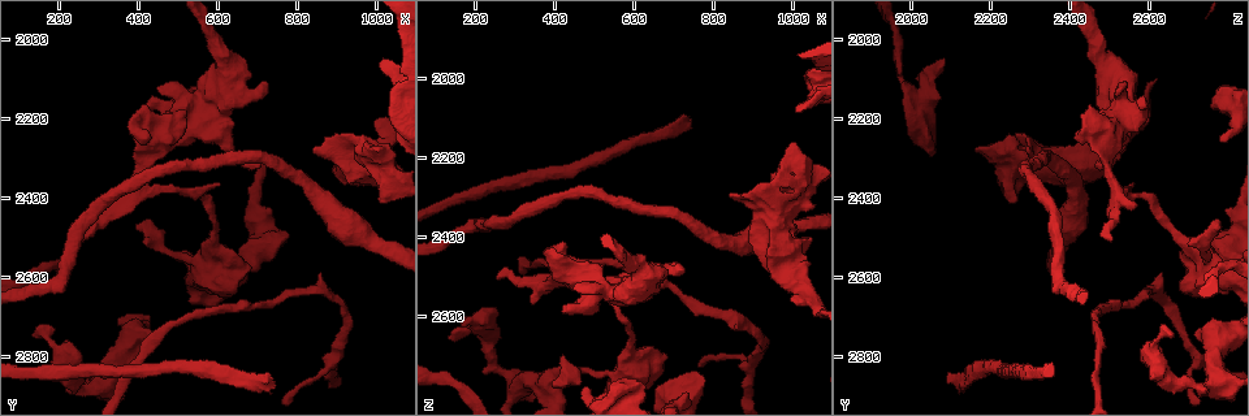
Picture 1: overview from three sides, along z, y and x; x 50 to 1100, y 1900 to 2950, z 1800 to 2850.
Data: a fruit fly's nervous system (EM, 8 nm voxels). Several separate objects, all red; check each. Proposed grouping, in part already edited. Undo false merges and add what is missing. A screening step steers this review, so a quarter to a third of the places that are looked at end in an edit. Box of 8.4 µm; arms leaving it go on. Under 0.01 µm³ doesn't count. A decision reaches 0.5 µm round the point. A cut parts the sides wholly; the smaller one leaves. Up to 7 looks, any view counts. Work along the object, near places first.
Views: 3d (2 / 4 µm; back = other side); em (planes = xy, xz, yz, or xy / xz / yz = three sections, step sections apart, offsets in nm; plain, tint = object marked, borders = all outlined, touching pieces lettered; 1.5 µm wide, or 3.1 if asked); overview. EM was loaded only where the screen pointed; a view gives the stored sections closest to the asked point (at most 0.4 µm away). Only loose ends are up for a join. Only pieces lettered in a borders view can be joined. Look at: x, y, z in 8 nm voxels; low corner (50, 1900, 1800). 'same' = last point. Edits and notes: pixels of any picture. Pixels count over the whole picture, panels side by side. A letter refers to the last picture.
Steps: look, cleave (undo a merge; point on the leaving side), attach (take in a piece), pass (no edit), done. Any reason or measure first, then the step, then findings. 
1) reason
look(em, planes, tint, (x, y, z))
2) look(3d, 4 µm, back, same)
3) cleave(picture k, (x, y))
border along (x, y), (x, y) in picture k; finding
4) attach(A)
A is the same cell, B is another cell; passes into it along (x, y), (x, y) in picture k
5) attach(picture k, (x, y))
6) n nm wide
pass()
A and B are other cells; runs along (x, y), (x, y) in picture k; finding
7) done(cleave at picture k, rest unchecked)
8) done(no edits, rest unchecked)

branch stops here
look(3d, 2 µm, (1015, 2050, 2085))

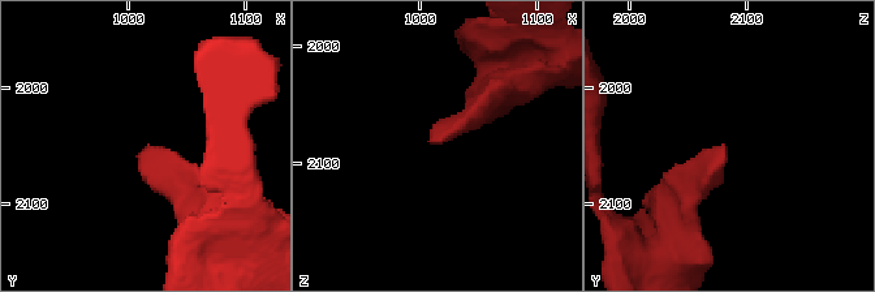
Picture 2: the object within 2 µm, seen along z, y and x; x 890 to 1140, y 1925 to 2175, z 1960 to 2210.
now the EM
look(em, planes, borders, (1020, 2054, 2086))

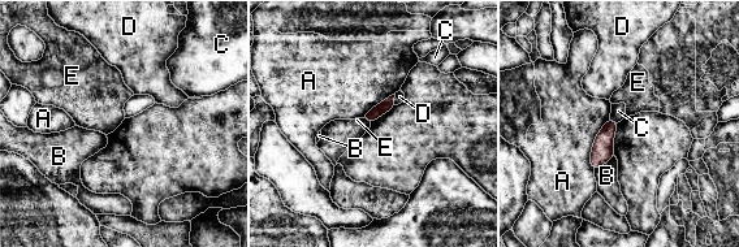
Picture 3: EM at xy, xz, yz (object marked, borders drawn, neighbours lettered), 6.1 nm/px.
A touches over 340 nm
pass()
A, B, C, D and E are other cells; border along (362, 117), (370, 124) in picture 3; no lettered piece goes on from it

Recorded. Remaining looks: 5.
branch point
look(3d, 2 µm, (1040, 2250, 2535))

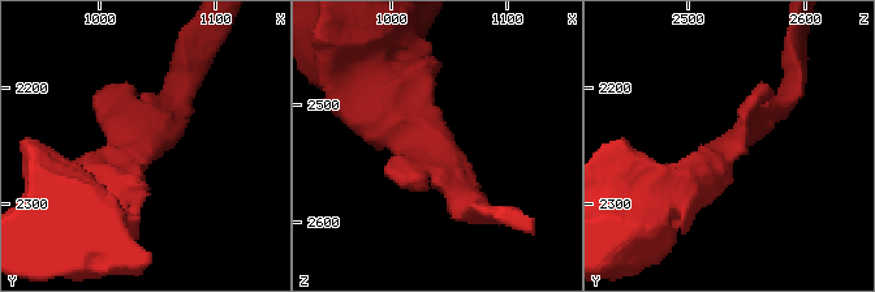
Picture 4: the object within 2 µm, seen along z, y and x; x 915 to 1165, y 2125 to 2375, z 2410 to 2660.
now the EM
look(em, xz, step 8, borders, (1034, 2252, 2536))

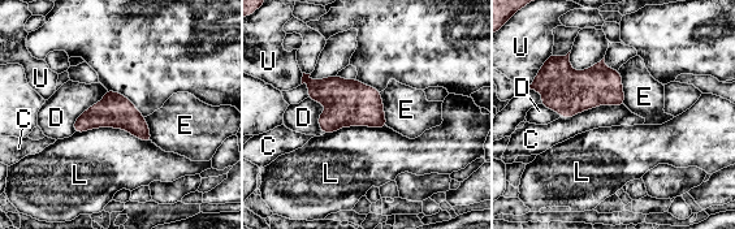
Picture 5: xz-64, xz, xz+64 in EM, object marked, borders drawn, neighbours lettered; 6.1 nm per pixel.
pass()
C, D, E, L and U are other cells; border along (623, 104), (597, 104), (562, 117) in picture 5; one neuron here

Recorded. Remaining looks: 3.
a narrow waist
look(3d, 2 µm, back, (175, 2760, 2620))

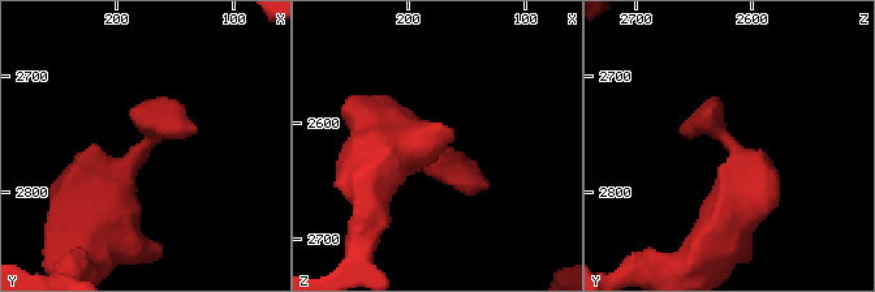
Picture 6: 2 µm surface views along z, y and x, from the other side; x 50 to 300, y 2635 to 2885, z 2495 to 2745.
look(em, xz, step 4, borders, (172, 2754, 2620))

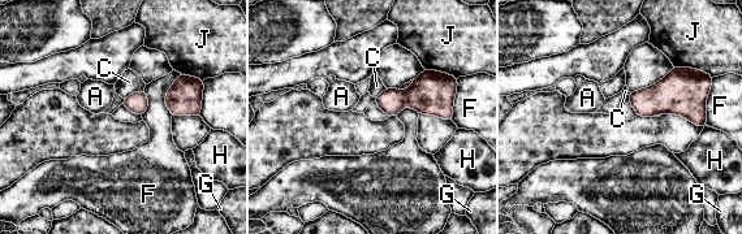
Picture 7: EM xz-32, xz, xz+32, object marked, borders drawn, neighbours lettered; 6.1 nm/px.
100 nm wide
pass()
A, C, F, G, H and J are other cells; border along (143, 89), (132, 92), (124, 99) in picture 7; continuous, no second neuron

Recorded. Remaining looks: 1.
done(no edits, rest unchecked)

